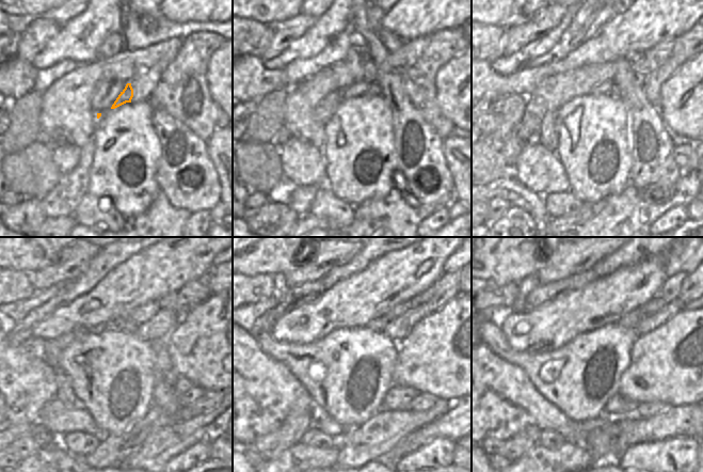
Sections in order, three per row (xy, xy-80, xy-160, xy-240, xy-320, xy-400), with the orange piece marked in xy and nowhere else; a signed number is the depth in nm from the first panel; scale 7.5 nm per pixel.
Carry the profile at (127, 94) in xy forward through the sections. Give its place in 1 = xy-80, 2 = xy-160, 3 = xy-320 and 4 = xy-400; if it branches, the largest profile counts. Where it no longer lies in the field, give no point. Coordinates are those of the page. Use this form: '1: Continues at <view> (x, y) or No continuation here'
1: Continues at xy-80 (374, 90)
2: Continues at xy-160 (614, 91)
3: Continues at xy-320 (397, 329)
4: Continues at xy-400 (650, 323).

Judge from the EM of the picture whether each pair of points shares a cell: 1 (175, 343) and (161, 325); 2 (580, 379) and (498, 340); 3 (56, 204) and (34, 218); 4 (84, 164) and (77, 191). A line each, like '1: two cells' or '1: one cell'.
1: two cells
2: one cell
3: two cells
4: one cell

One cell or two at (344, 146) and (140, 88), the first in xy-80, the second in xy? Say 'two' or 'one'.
two

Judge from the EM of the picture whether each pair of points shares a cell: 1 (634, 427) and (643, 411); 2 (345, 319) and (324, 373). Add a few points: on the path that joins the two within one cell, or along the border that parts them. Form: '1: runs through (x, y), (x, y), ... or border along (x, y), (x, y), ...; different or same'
1: border along (664, 410), (648, 418), (640, 418), (634, 414); different
2: border along (365, 326), (337, 328), (319, 340); different

